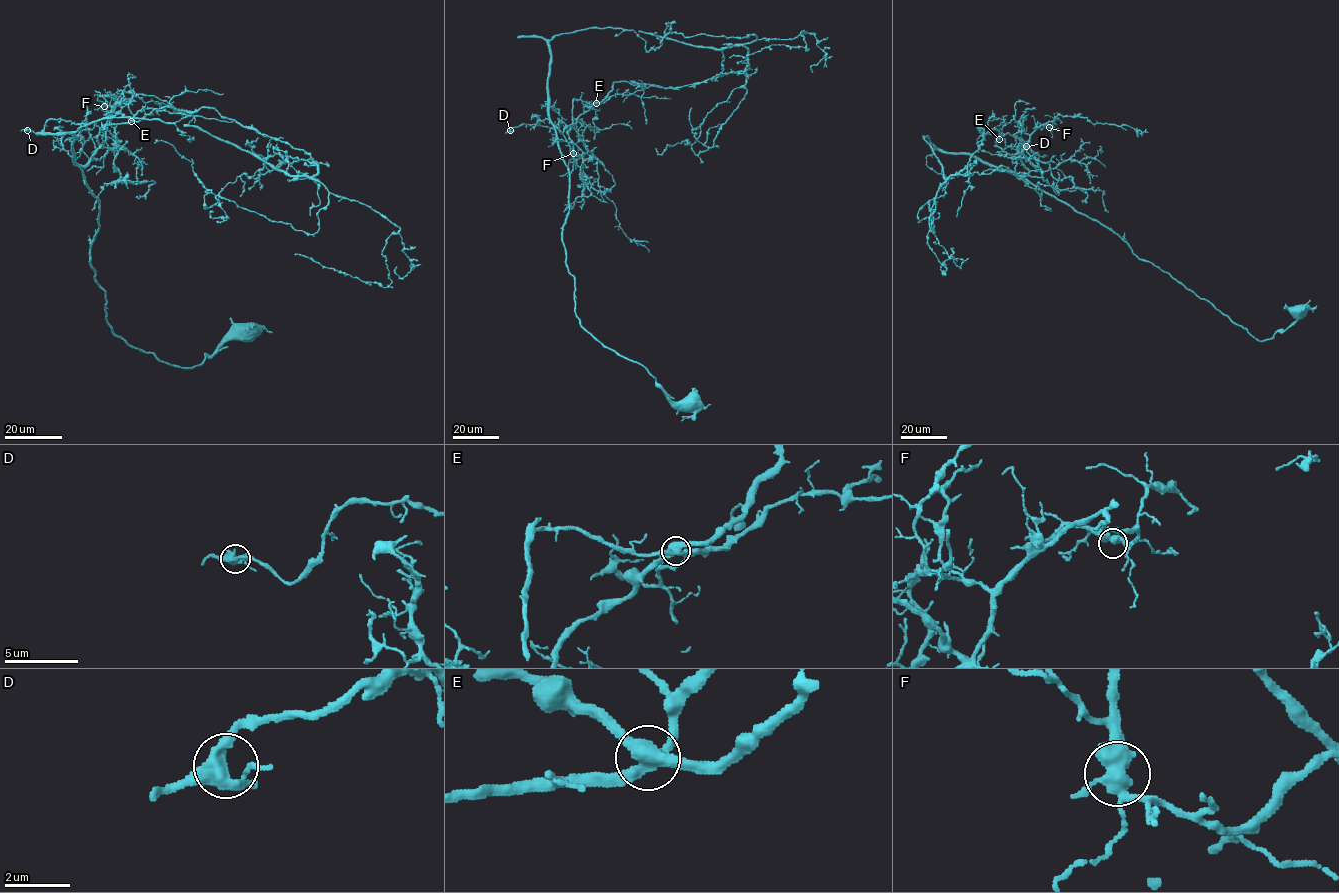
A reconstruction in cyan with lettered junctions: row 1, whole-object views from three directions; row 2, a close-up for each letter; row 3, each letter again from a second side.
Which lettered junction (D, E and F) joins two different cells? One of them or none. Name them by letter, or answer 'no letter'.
no letter

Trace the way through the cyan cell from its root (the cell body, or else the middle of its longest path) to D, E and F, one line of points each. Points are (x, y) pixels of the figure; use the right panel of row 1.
D: (1295, 311), (1284, 330), (1257, 339), (1116, 234), (1031, 184), (1020, 138), (1026, 146)
E: (1295, 311), (1284, 330), (1257, 339), (1116, 234), (1031, 184), (999, 139)
F: (1295, 311), (1284, 330), (1259, 340), (1116, 234), (1031, 184), (1020, 155), (1036, 127), (1049, 127)

